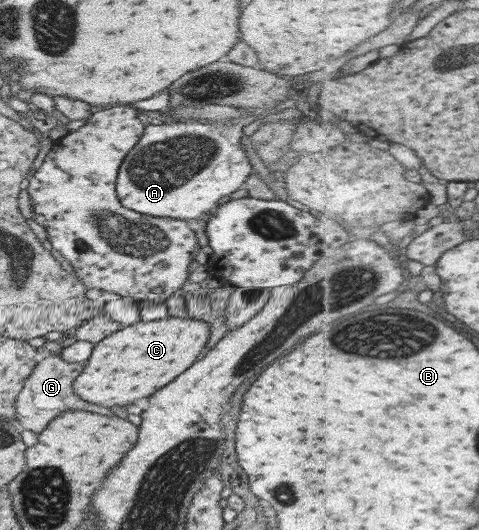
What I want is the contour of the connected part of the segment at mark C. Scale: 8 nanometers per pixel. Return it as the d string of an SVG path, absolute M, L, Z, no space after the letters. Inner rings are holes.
M164 317L124 326L93 345L84 368L73 379L73 392L89 404L105 408L129 406L139 398L148 398L188 370L200 357L208 336L207 322L195 318Z

